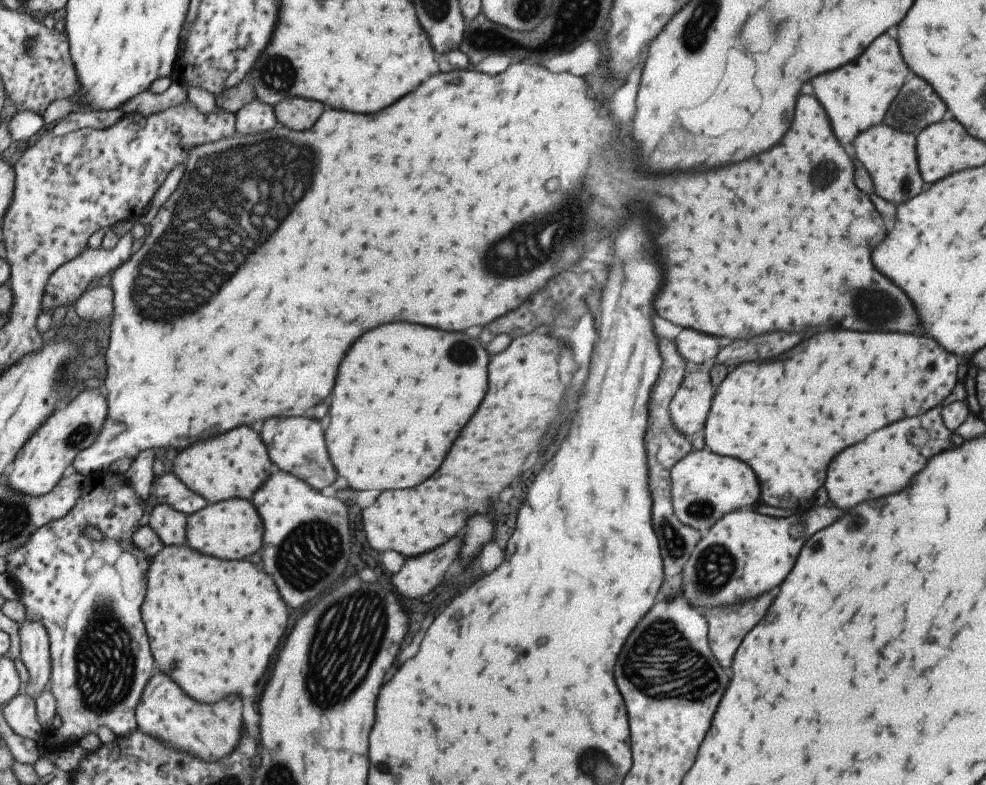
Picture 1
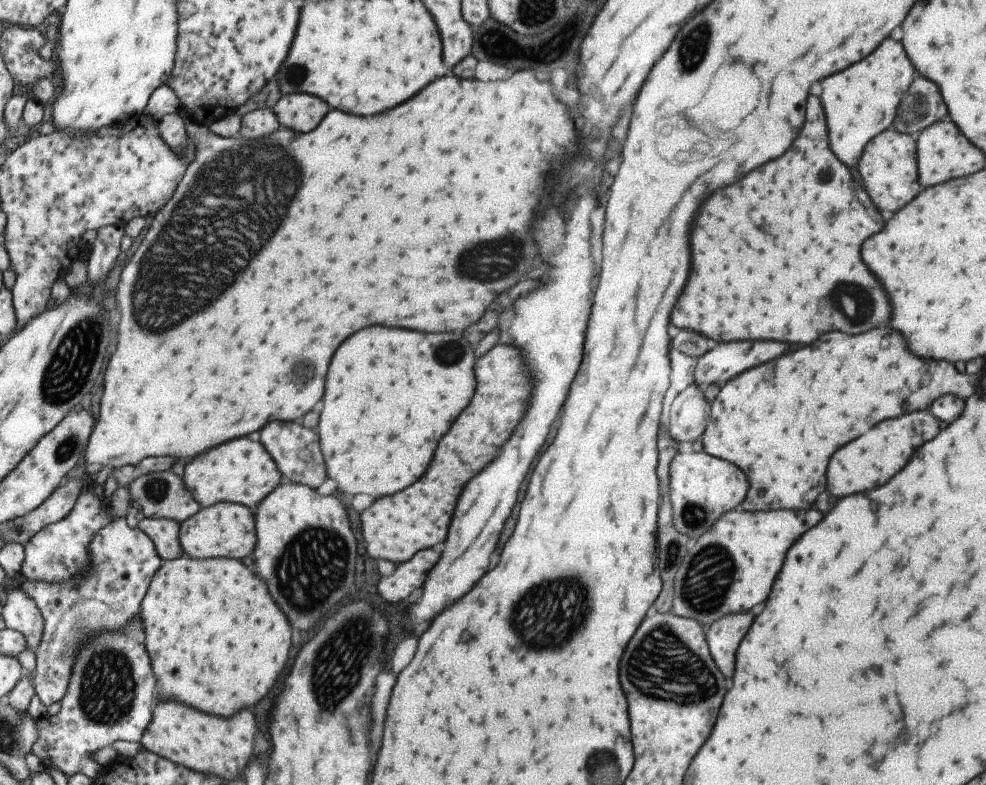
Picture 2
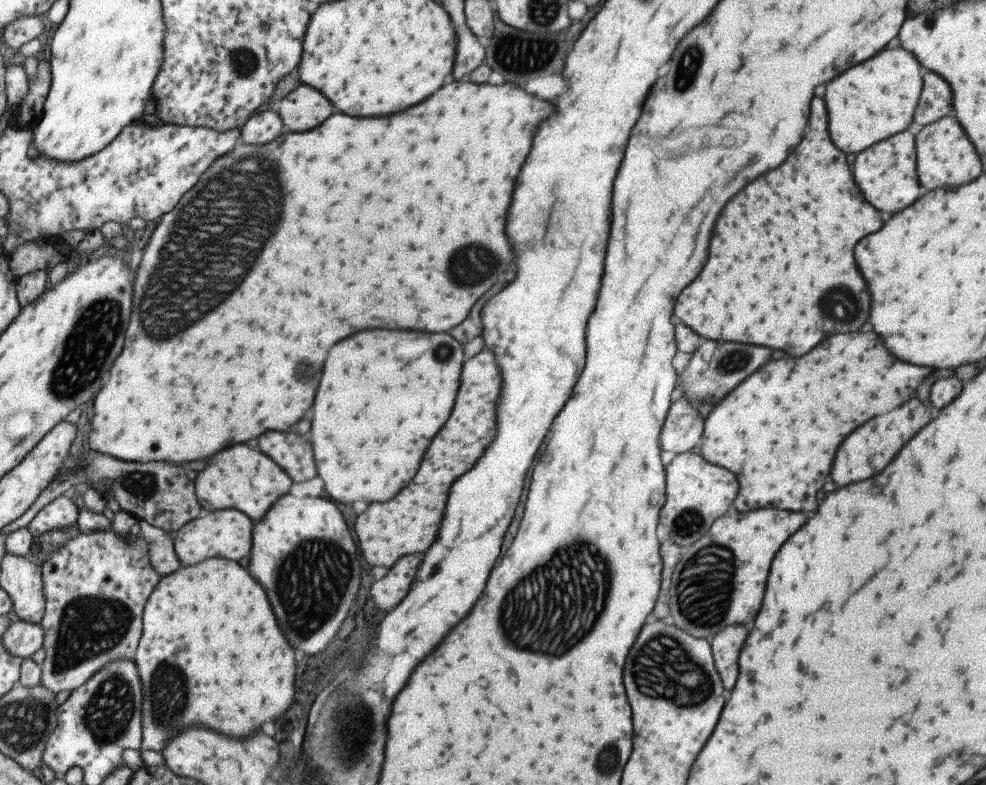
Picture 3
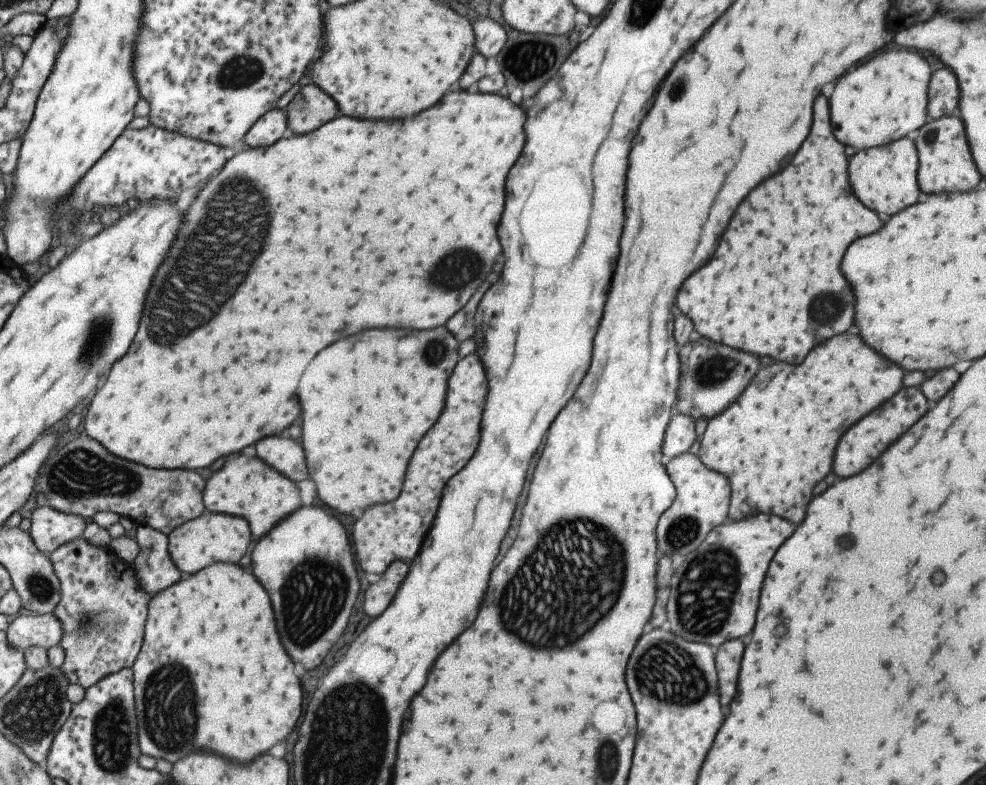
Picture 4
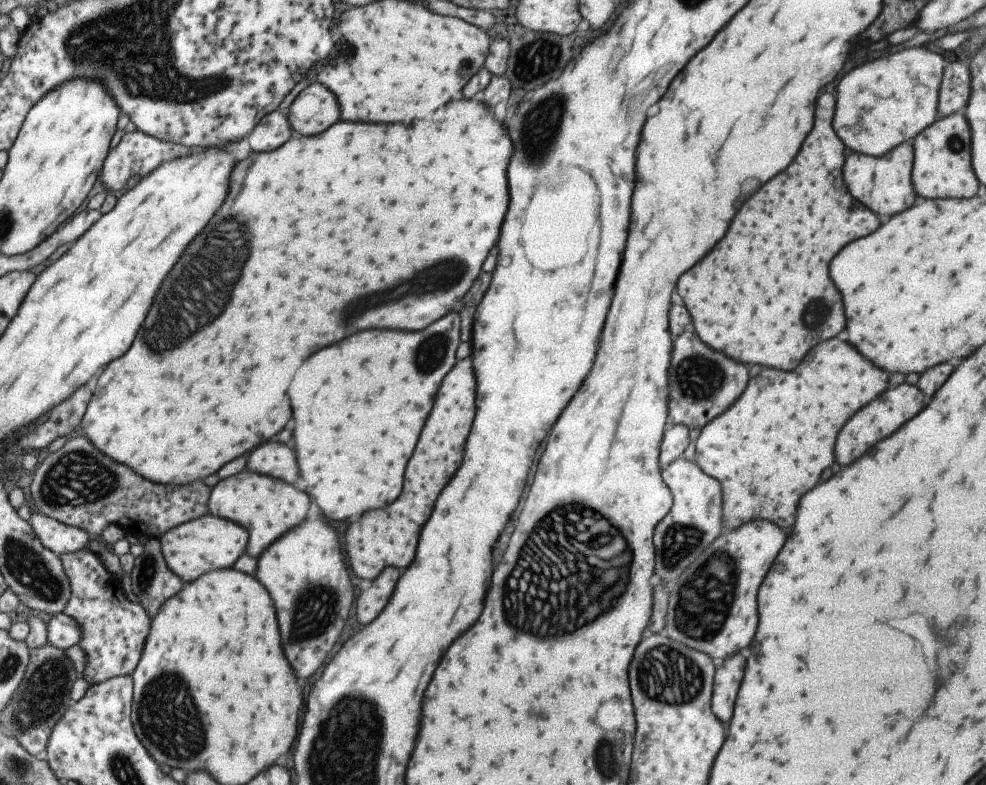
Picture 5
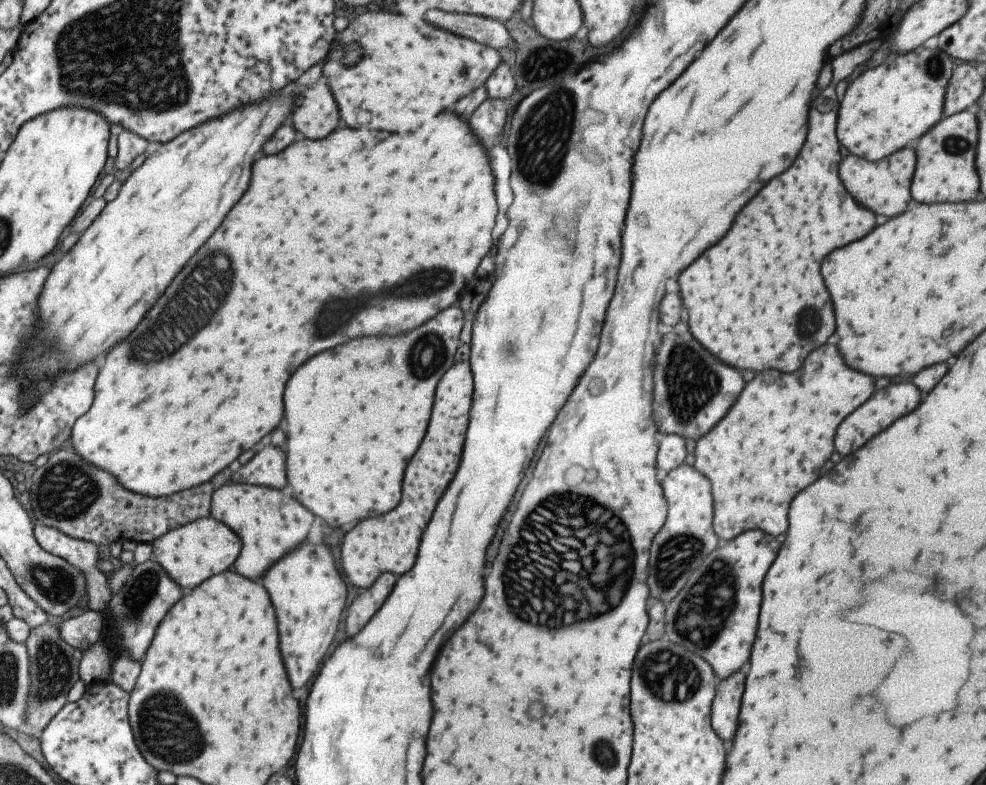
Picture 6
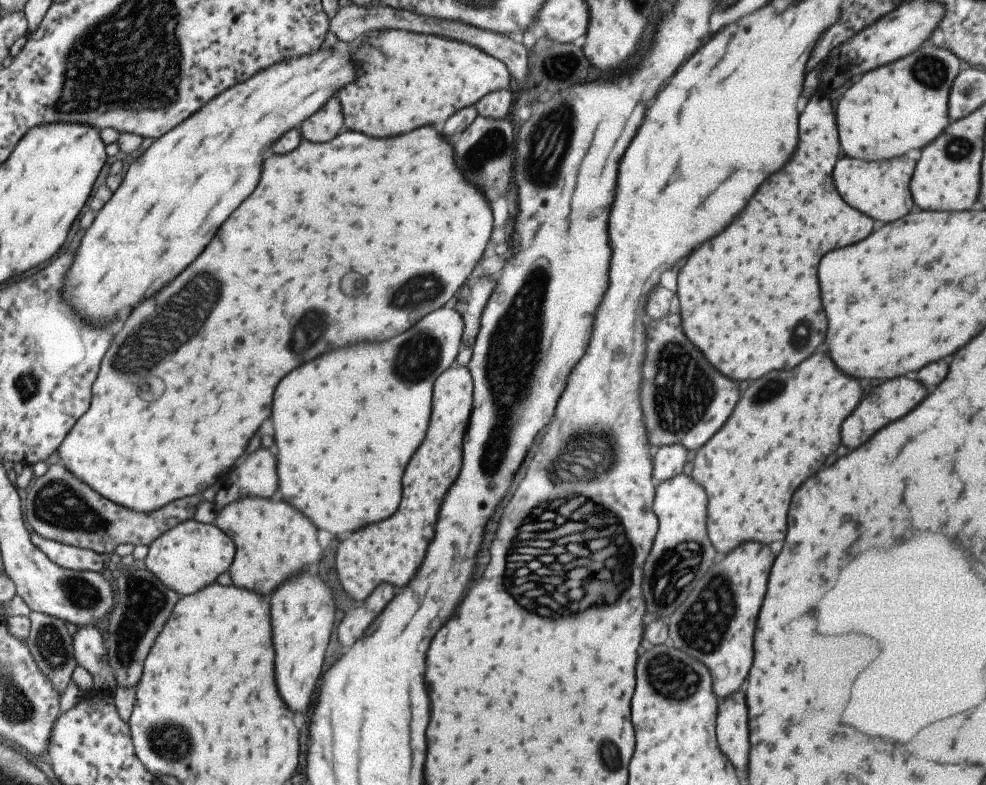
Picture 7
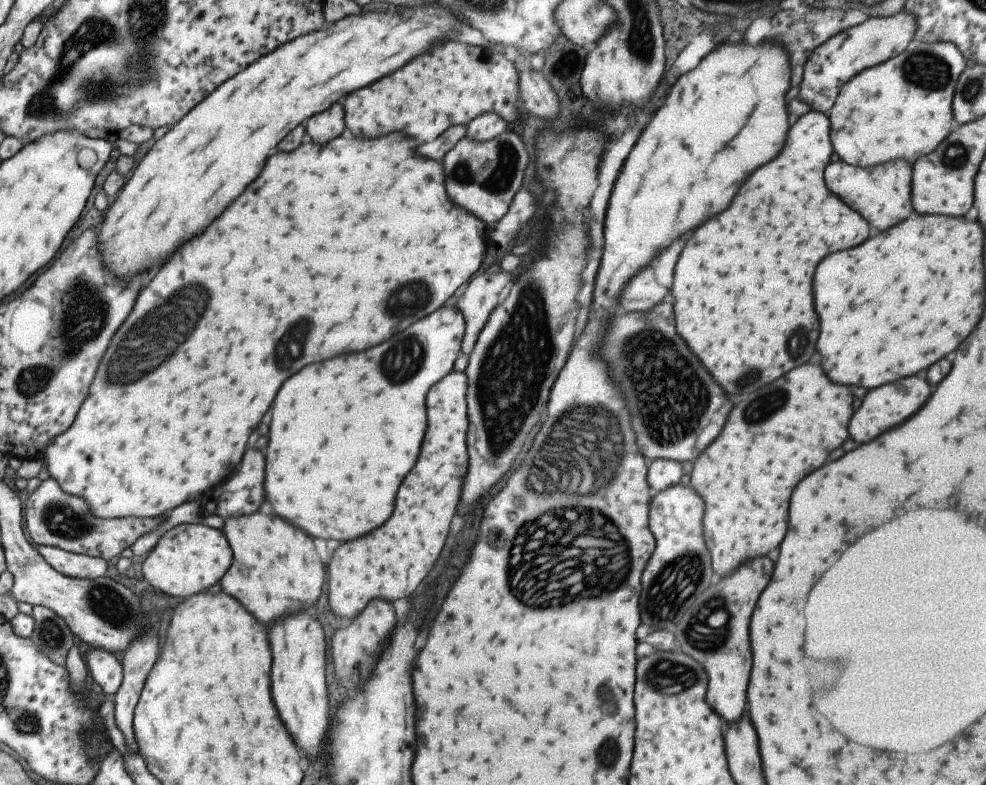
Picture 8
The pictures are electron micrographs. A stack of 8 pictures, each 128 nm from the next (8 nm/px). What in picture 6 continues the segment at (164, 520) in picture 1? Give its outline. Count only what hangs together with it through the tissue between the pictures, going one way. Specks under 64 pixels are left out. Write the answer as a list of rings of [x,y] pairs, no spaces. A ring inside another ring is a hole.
[[[152,557],[133,568],[121,589],[110,595],[105,608],[105,615],[110,620],[109,627],[120,634],[119,647],[128,657],[140,662],[153,638],[159,620],[167,614],[167,610],[175,604],[175,600],[181,598],[183,593],[184,590],[167,576]]]

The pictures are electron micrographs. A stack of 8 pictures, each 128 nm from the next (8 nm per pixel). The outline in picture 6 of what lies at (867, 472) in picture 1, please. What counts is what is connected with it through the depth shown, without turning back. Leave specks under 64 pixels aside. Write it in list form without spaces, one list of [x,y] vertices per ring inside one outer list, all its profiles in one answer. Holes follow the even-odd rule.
[[[903,382],[903,384],[891,384],[887,386],[887,390],[877,390],[863,406],[859,406],[855,412],[851,412],[837,428],[835,438],[833,438],[833,446],[835,452],[841,456],[847,456],[849,452],[855,452],[859,446],[863,446],[871,436],[875,436],[877,432],[885,430],[887,424],[895,422],[899,416],[911,412],[915,406],[919,404],[919,392],[913,384]]]

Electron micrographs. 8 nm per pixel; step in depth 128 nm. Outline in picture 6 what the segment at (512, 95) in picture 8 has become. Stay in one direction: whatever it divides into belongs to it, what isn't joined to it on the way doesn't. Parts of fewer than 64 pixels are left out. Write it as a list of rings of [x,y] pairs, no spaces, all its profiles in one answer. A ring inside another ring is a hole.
[[[382,9],[361,12],[348,20],[347,28],[335,36],[333,44],[337,42],[341,44],[335,46],[337,52],[335,48],[331,48],[322,62],[322,75],[327,78],[330,91],[335,96],[341,120],[349,128],[367,126],[369,130],[409,132],[433,118],[435,114],[443,110],[453,110],[453,104],[459,98],[467,96],[471,90],[484,84],[500,61],[499,54],[490,46],[433,26],[423,17],[407,18],[405,14],[393,14]],[[347,44],[357,44],[359,48],[347,52],[341,58],[341,48]]]

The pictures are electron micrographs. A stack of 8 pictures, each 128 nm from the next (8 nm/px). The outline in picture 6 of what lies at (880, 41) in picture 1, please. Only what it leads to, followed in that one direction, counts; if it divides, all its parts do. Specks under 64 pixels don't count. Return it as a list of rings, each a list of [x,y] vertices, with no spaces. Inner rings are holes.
[[[921,45],[895,54],[893,60],[859,74],[839,102],[835,128],[839,144],[871,162],[903,148],[942,118],[943,96],[956,64],[946,52]]]

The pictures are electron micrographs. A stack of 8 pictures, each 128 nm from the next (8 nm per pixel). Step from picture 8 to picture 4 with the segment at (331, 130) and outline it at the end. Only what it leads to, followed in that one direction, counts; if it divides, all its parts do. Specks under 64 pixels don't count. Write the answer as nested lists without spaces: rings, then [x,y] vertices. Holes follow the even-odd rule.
[[[311,83],[297,90],[297,94],[289,100],[283,112],[288,132],[307,134],[325,124],[327,120],[335,118],[337,106],[325,92],[321,92]]]

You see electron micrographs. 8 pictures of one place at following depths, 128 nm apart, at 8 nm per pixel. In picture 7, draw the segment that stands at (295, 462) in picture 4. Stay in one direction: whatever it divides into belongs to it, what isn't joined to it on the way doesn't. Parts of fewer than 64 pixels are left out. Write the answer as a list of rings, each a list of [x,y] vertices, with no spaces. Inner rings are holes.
[[[257,450],[245,458],[241,466],[231,468],[223,478],[227,496],[233,500],[241,496],[261,496],[269,498],[277,490],[275,458],[269,450]]]

